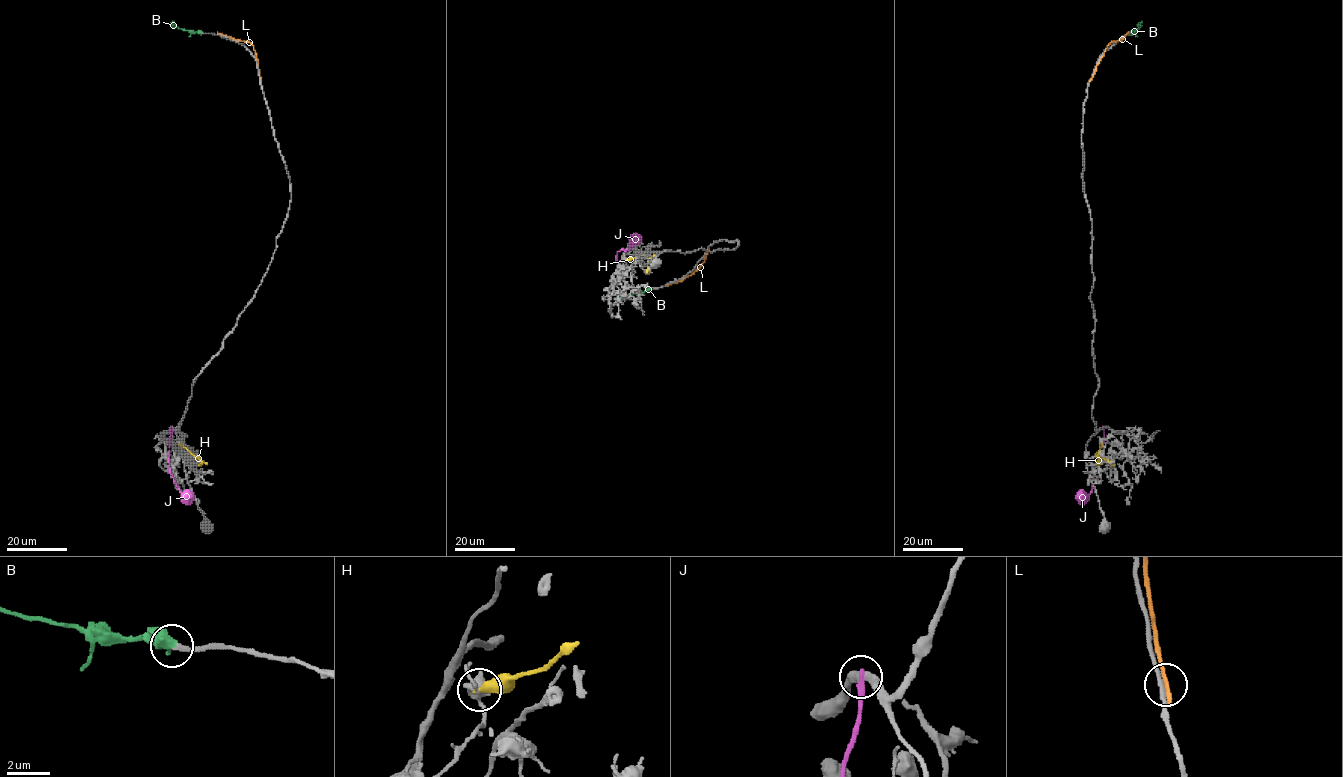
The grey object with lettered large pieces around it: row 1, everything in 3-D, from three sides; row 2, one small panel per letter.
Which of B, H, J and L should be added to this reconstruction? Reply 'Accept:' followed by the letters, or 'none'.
Accept: B

